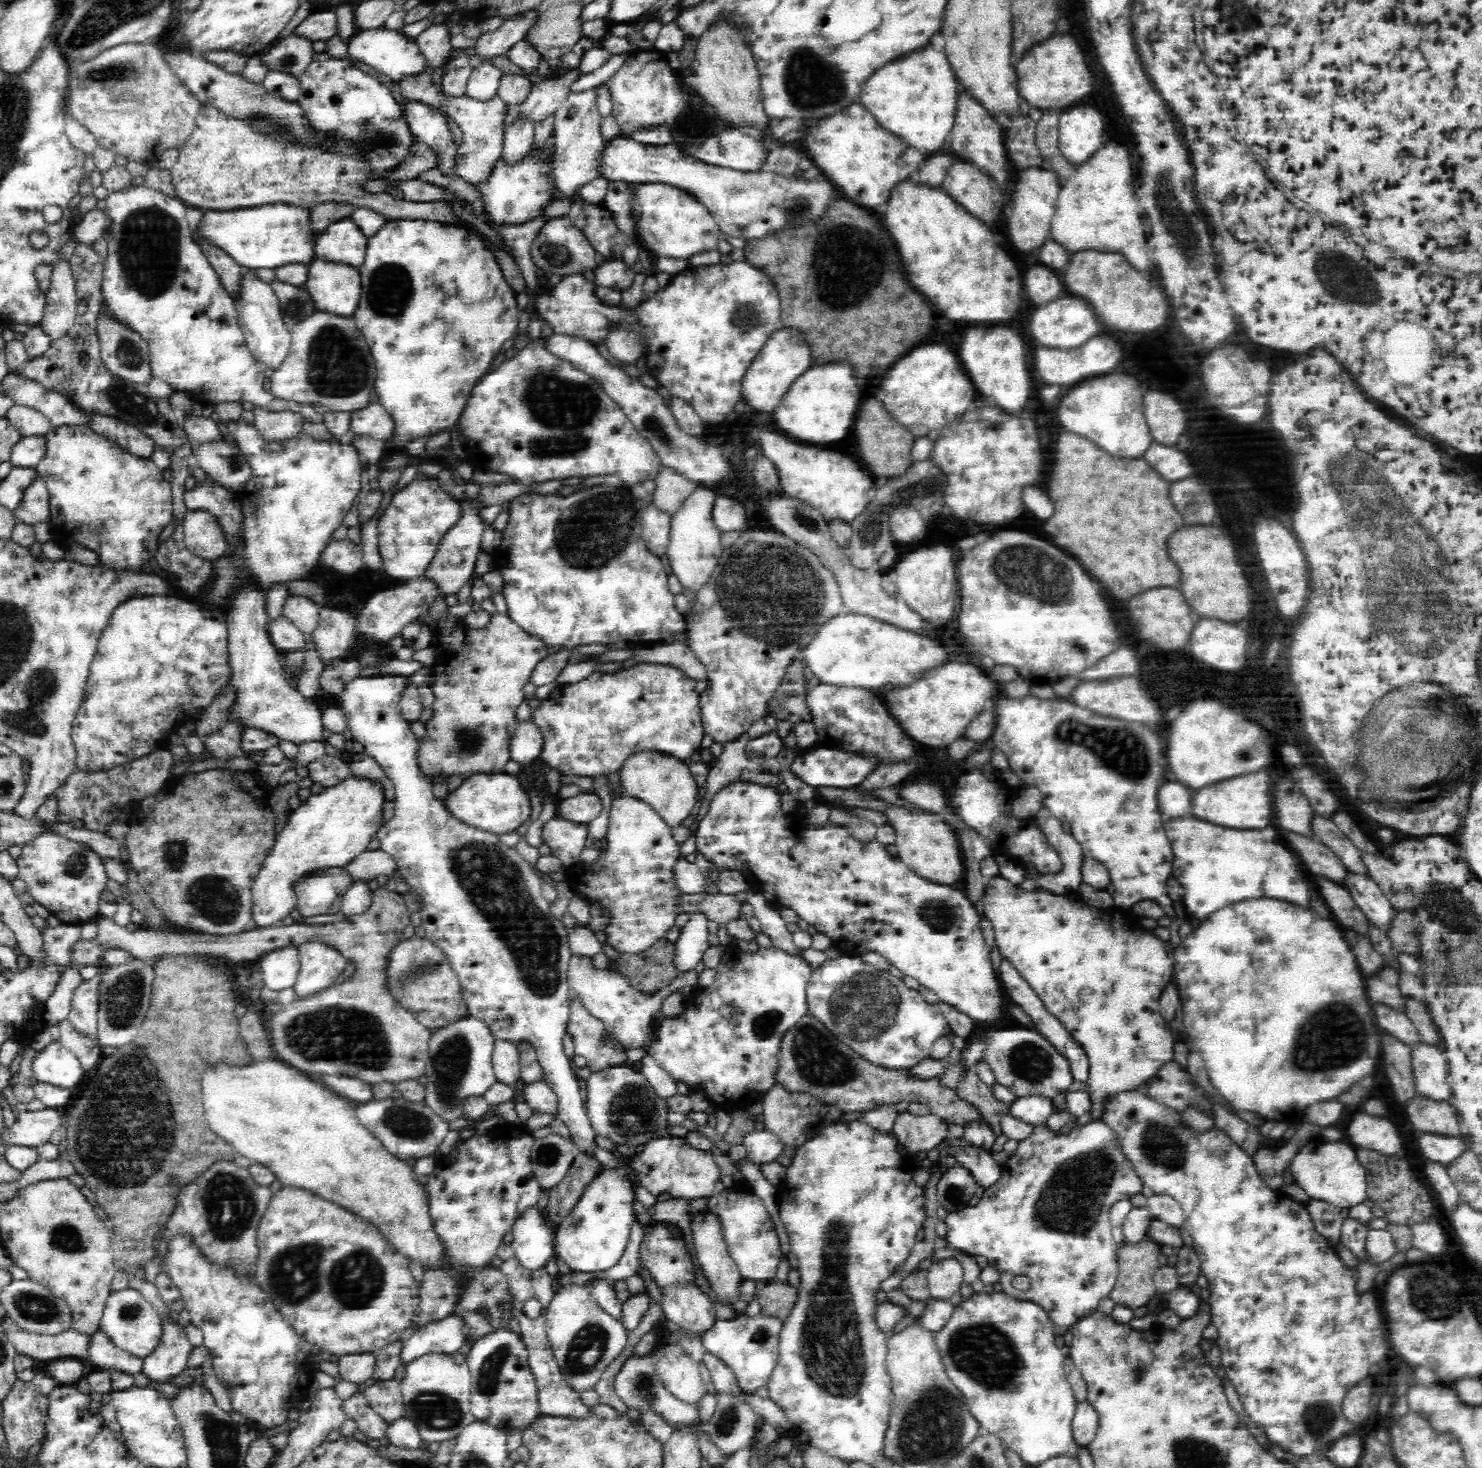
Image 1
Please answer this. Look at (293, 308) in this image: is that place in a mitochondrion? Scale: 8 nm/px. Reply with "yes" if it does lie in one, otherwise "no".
yes

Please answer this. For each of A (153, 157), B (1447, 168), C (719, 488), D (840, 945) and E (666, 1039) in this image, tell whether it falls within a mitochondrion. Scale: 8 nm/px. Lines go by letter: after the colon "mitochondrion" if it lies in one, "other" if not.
A: other
B: other
C: other
D: other
E: other

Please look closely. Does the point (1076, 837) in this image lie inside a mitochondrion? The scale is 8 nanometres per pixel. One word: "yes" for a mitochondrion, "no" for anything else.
no

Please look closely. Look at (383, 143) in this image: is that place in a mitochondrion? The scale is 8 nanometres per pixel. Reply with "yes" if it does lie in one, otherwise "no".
yes

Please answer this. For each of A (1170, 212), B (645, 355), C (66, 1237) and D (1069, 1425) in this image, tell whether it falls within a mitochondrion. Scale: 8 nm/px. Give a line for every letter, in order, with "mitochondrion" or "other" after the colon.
A: mitochondrion
B: other
C: mitochondrion
D: other

